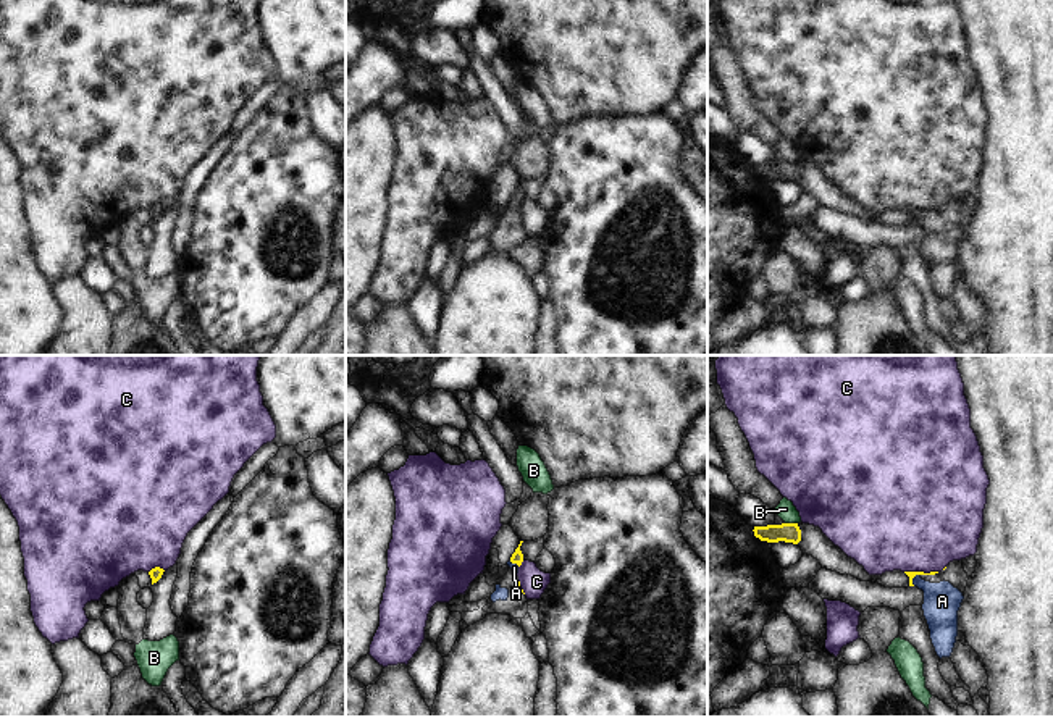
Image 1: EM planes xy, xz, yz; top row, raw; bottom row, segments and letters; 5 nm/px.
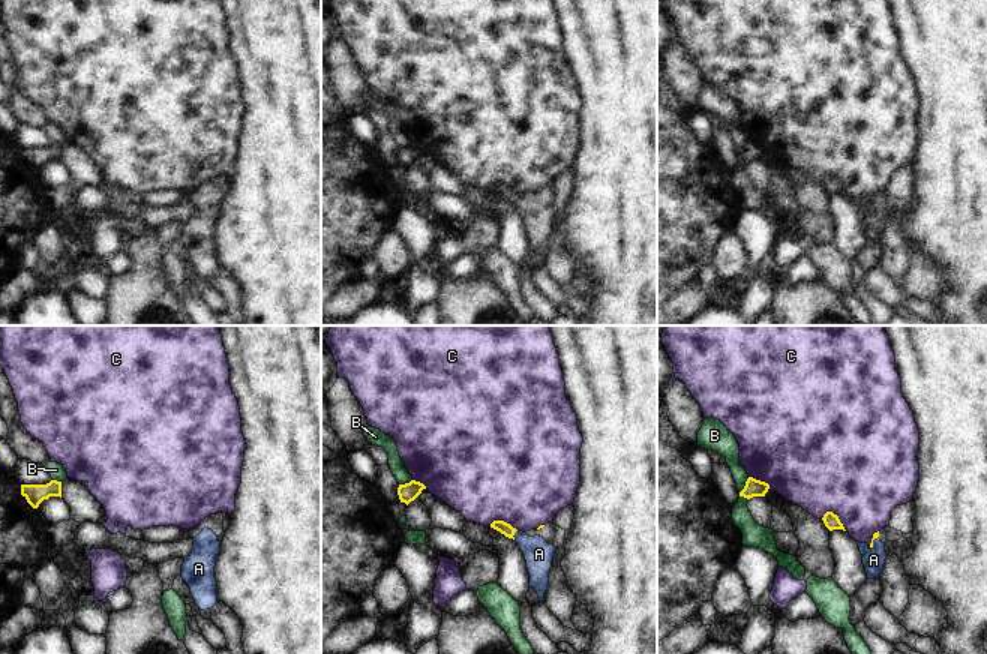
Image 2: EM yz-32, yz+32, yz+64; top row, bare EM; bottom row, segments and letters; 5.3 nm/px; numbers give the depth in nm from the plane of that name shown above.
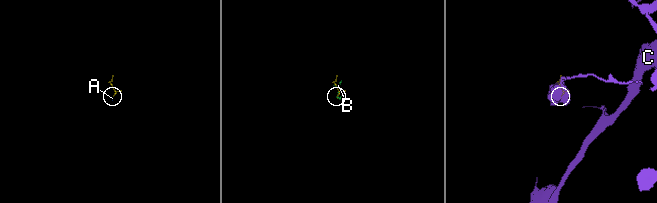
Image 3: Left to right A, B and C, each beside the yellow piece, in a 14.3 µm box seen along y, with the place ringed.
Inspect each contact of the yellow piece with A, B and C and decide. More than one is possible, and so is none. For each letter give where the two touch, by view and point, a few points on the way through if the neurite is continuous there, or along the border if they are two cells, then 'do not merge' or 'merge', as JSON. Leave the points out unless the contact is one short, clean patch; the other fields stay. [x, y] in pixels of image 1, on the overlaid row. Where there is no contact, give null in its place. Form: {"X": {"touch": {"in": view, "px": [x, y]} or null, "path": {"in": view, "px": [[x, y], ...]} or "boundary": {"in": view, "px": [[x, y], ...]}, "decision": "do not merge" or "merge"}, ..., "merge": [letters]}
{"A": {"touch": {"in": "yz", "px": [913, 577]}, "path": {"in": "yz", "px": [[911, 575], [913, 577], [942, 601]]}, "decision": "merge"}, "B": {"touch": {"in": "yz", "px": [792, 524]}, "boundary": {"in": "yz", "px": [[785, 522], [797, 524]]}, "decision": "do not merge"}, "C": {"touch": {"in": "xy", "px": [155, 567]}, "decision": "do not merge"}, "merge": ["A"]}

